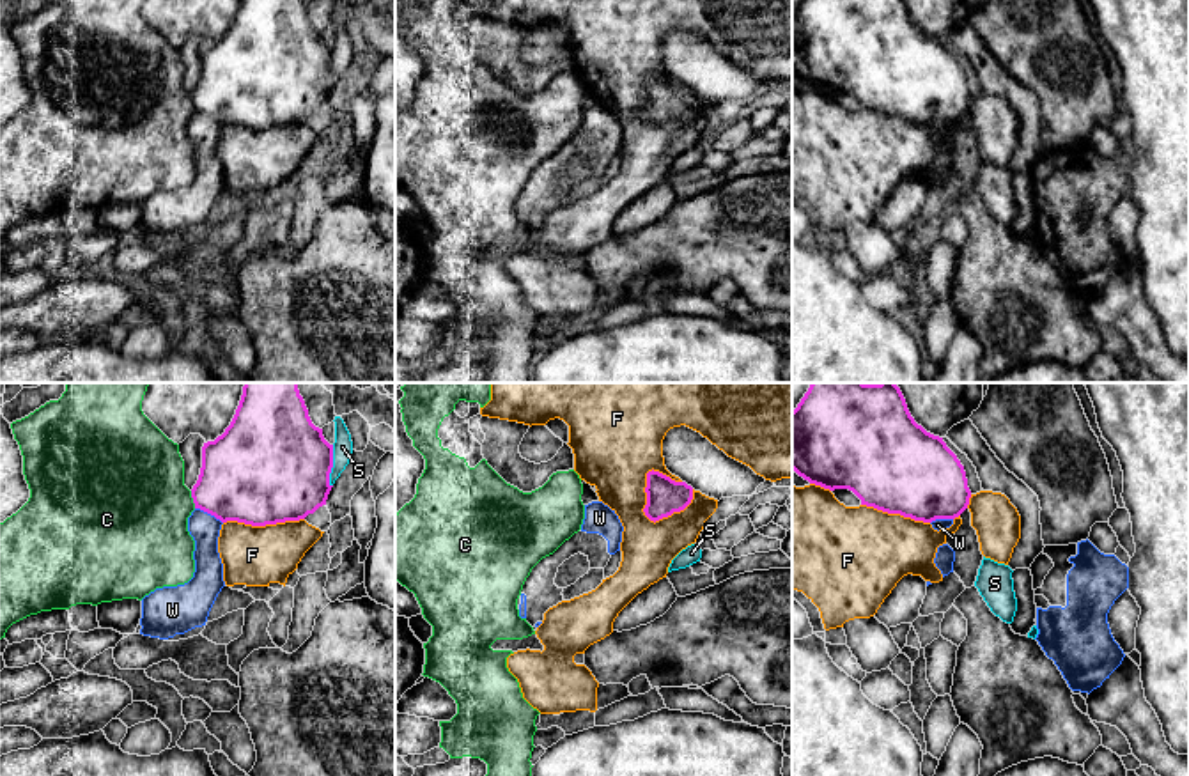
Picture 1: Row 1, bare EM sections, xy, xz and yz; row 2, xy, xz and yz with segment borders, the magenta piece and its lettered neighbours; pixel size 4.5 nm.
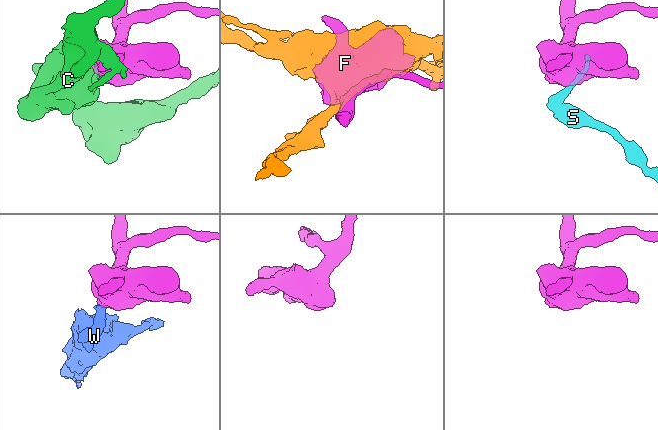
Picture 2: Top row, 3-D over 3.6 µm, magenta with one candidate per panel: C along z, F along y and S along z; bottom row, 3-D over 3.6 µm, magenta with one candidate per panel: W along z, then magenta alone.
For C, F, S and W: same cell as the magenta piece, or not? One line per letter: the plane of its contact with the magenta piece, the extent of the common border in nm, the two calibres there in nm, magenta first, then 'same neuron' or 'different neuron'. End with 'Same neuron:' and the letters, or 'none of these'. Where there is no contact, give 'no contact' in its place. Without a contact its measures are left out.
C: meets magenta in xy; contact 80 nm long; 400 nm thick on the magenta side, 460 nm on the other; different neuron
F: meets magenta in xz; contact 260 nm long; 160 nm thick on the magenta side, 240 nm on the other; different neuron
S: meets magenta in xy; contact 190 nm long; 480 nm thick on the magenta side, 90 nm on the other; different neuron
W: meets magenta in xy; contact 150 nm long; 440 nm thick on the magenta side, 140 nm on the other; different neuron
Same neuron: none of these

